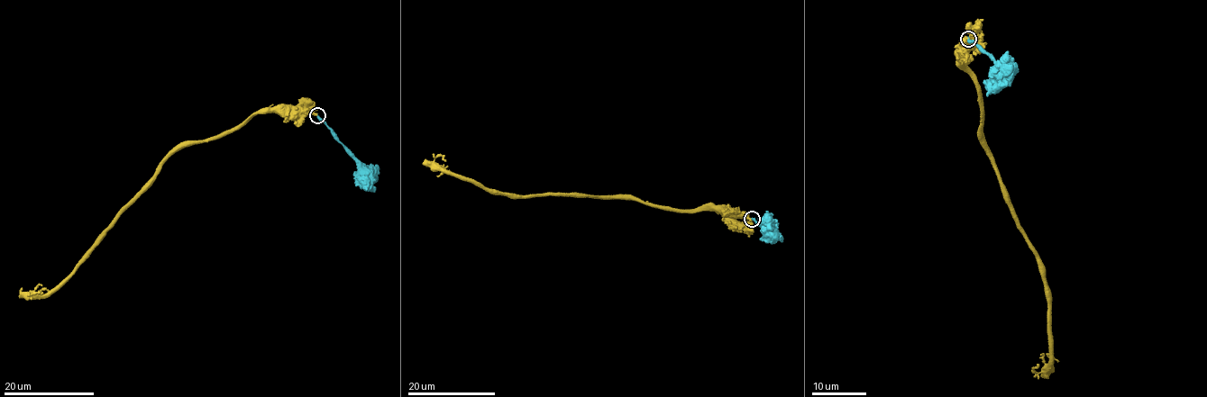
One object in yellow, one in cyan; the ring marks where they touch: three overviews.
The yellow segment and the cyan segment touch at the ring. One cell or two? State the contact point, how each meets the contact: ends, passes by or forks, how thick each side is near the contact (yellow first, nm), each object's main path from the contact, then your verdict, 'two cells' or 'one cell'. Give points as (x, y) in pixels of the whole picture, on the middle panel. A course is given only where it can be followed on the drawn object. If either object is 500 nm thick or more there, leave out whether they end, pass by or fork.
at (752, 219); yellow ends there; cyan ends there; 440 nm thick on the yellow side, 400 nm on the other; yellow runs (752, 219), (635, 200), (523, 195), (478, 186), (434, 160), (446, 161); cyan runs (752, 219), (767, 228), (761, 220), (767, 211); one cell

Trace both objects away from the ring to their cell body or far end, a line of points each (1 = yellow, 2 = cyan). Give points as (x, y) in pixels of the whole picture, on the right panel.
1: (968, 40), (963, 61), (982, 107), (982, 130), (1036, 257), (1052, 318), (1051, 356), (1035, 371), (1038, 363)
2: (968, 40), (995, 65), (994, 87), (987, 95)

